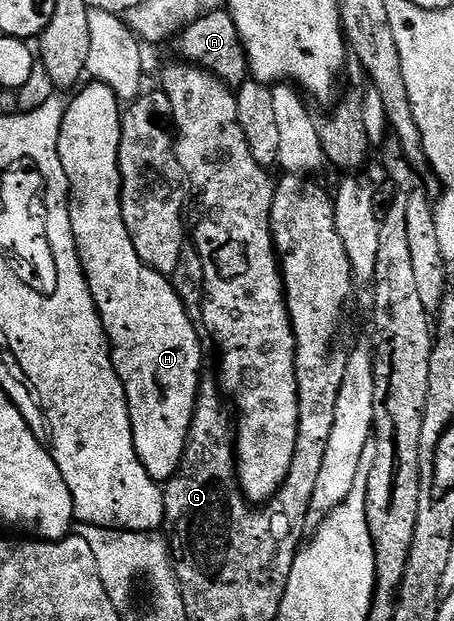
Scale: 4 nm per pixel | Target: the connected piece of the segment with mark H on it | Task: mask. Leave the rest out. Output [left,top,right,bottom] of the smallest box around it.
[58,80,204,484]

